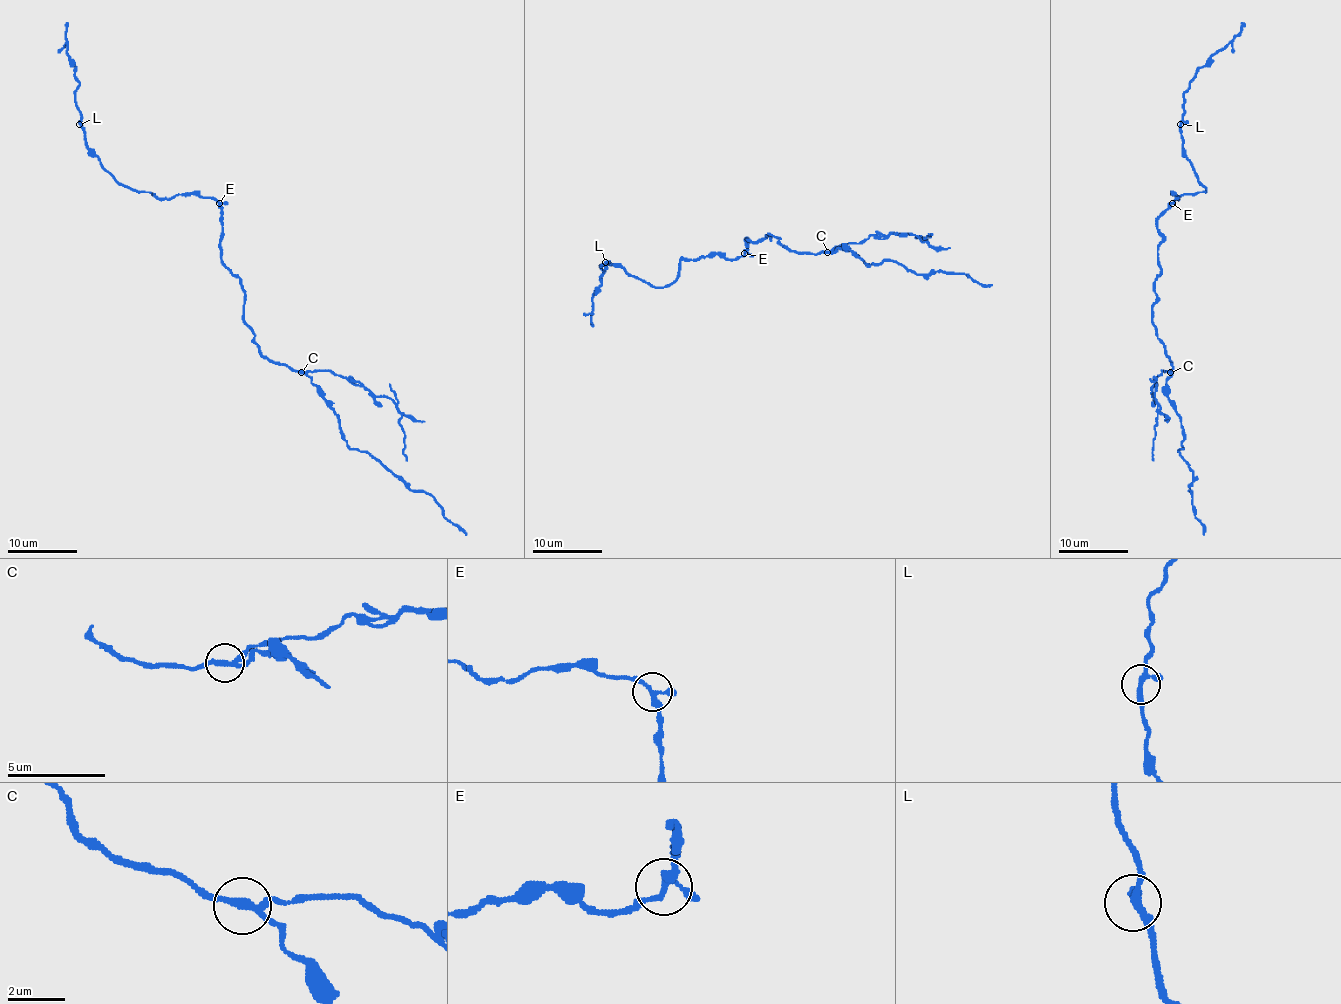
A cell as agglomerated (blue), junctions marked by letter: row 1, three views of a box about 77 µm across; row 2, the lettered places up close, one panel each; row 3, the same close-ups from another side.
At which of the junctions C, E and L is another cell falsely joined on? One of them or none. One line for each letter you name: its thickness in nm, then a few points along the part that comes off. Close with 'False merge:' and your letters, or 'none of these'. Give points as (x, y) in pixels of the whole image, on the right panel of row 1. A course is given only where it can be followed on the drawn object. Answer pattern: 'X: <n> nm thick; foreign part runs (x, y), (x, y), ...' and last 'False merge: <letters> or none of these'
C: 220 nm thick; foreign part runs (1170, 372), (1161, 370), (1154, 377), (1153, 396), (1158, 405), (1158, 415), (1153, 461)
False merge: C

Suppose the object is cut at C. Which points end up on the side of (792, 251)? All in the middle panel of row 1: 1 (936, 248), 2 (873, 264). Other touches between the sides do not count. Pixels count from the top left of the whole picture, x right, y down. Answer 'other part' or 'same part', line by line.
1: other part
2: same part

